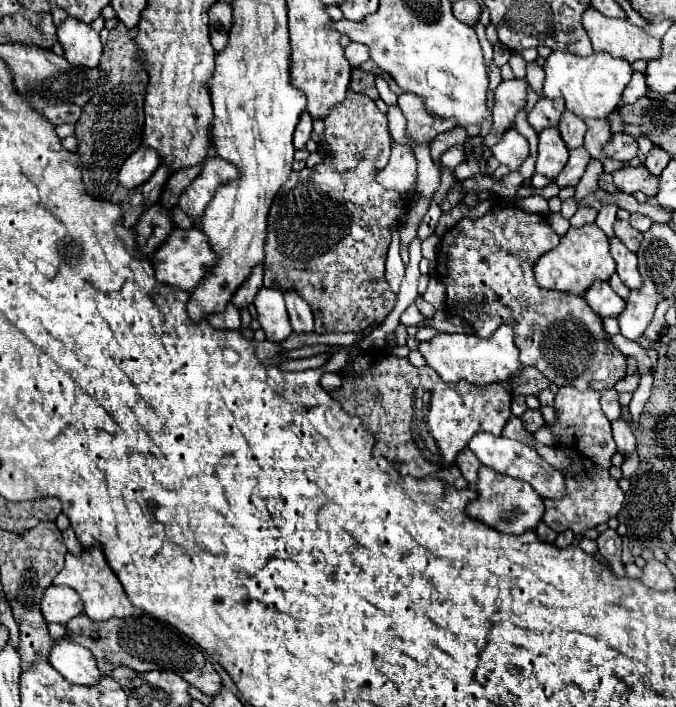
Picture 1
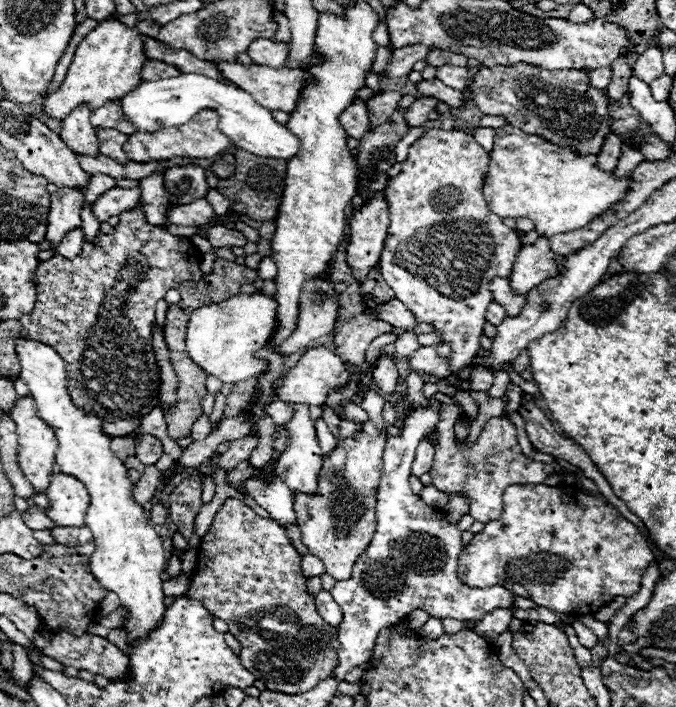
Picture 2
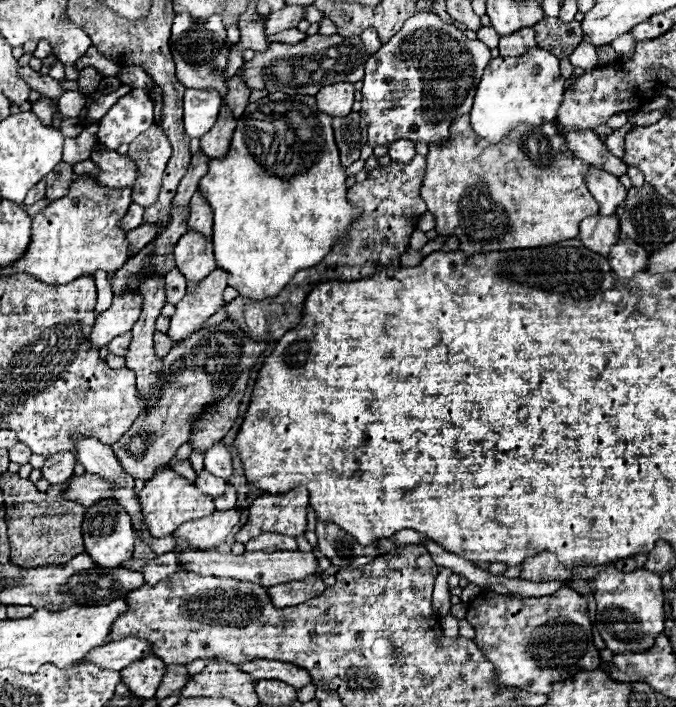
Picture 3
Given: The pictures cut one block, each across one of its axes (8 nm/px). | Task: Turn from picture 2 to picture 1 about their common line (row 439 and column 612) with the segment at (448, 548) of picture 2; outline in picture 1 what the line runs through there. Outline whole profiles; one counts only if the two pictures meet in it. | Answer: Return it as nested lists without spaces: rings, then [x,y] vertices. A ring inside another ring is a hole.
[[[614,388],[610,390],[604,390],[602,392],[602,398],[600,398],[600,404],[602,404],[602,410],[606,414],[606,418],[610,422],[618,420],[620,418],[620,404],[618,404],[618,392]]]

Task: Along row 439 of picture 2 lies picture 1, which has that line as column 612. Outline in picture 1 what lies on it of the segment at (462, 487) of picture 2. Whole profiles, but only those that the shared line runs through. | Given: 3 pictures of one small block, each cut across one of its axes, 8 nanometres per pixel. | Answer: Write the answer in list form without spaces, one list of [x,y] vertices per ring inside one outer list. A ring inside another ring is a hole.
[[[562,386],[556,392],[554,408],[560,420],[550,428],[559,436],[557,448],[570,455],[573,464],[569,470],[561,471],[566,478],[566,496],[562,500],[544,500],[546,512],[542,520],[556,532],[572,530],[574,534],[582,534],[588,528],[608,522],[622,508],[624,494],[609,473],[610,458],[616,452],[616,444],[612,440],[610,422],[600,408],[598,390],[580,392],[574,386]]]

